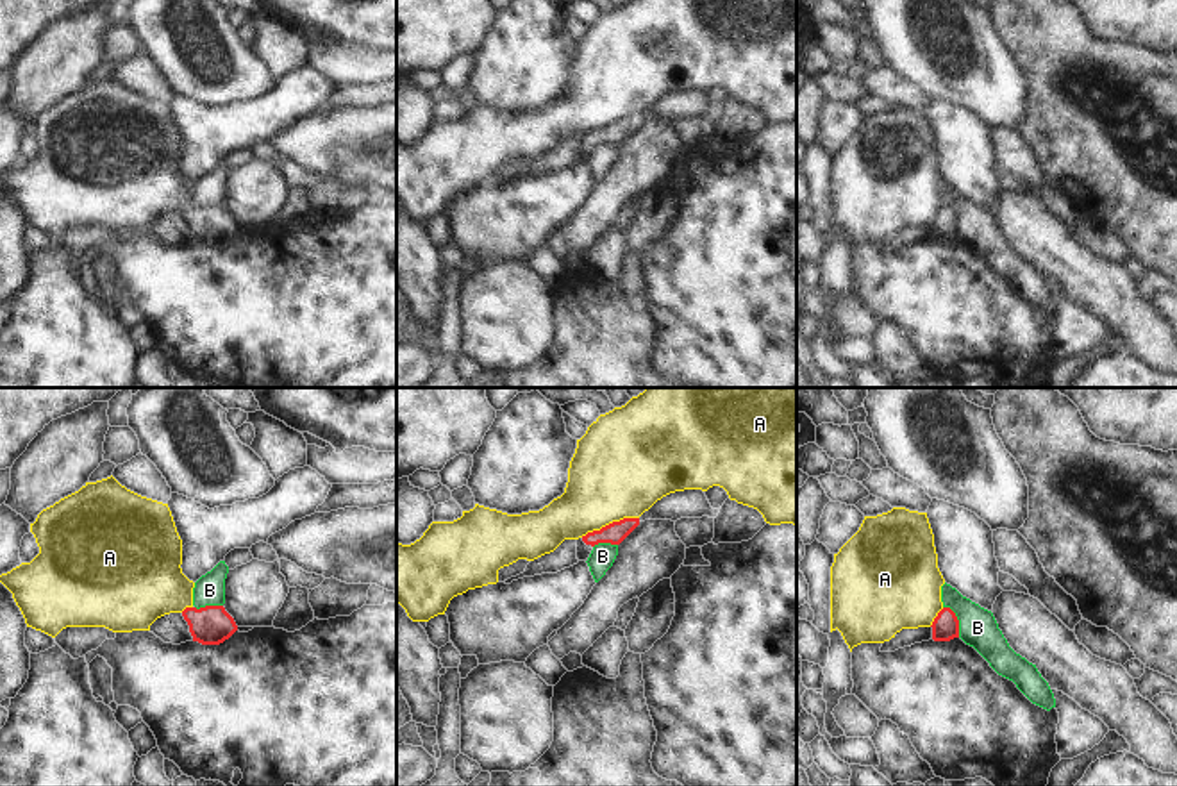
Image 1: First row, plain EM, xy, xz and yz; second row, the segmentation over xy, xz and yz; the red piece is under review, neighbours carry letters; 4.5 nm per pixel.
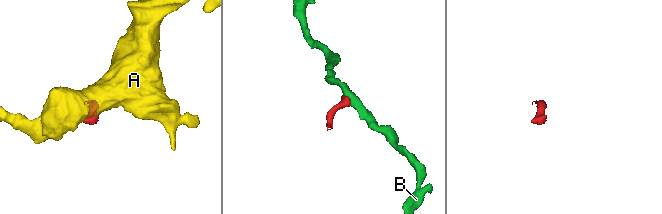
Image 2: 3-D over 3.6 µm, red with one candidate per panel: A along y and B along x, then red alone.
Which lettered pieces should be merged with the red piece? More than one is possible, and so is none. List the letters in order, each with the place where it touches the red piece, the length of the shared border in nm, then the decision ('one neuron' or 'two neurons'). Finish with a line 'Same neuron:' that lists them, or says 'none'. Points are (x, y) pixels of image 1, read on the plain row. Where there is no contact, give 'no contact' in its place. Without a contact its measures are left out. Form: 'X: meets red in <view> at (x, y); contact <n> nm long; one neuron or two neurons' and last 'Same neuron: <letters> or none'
A: meets red in xz at (609, 124); contact 280 nm long; two neurons
B: meets red in yz at (958, 220); contact 160 nm long; two neurons
Same neuron: none

